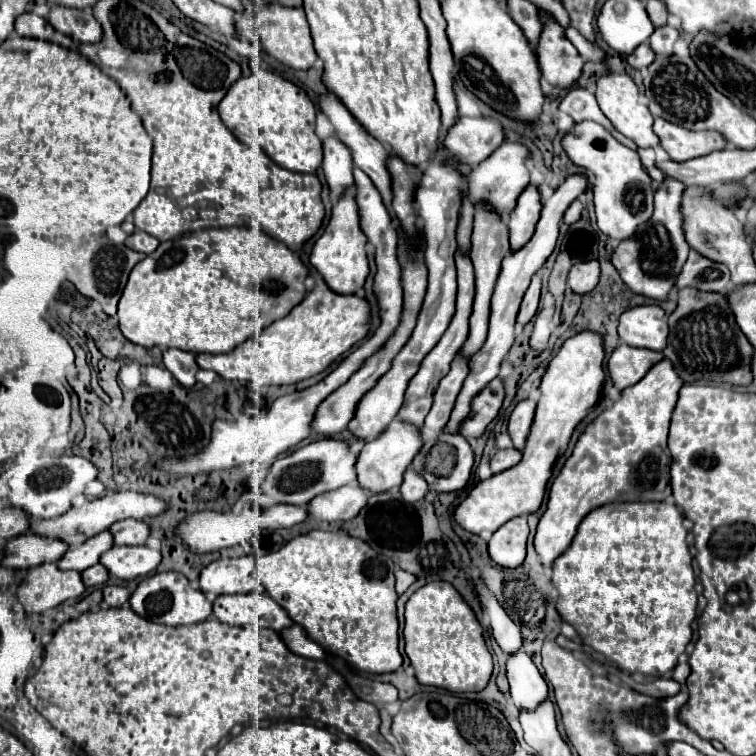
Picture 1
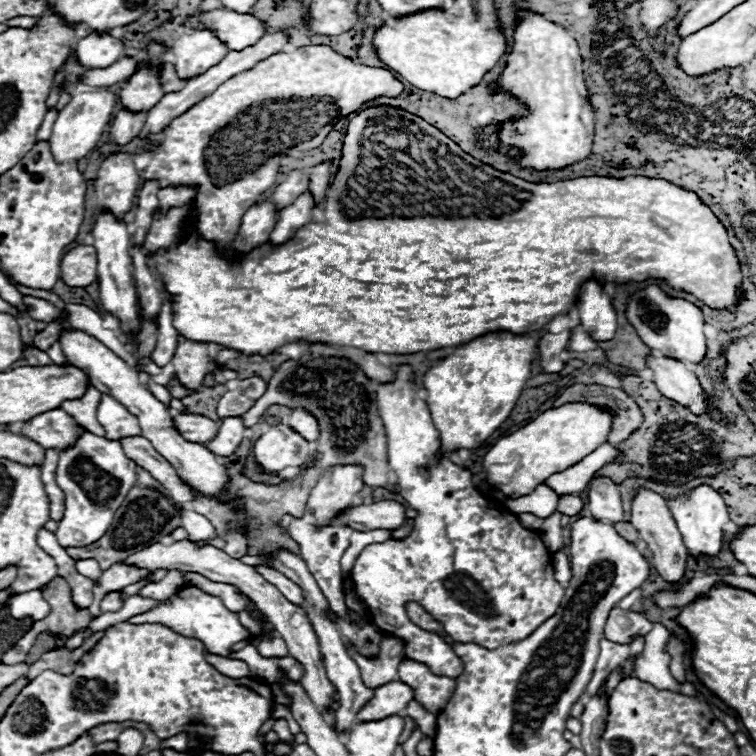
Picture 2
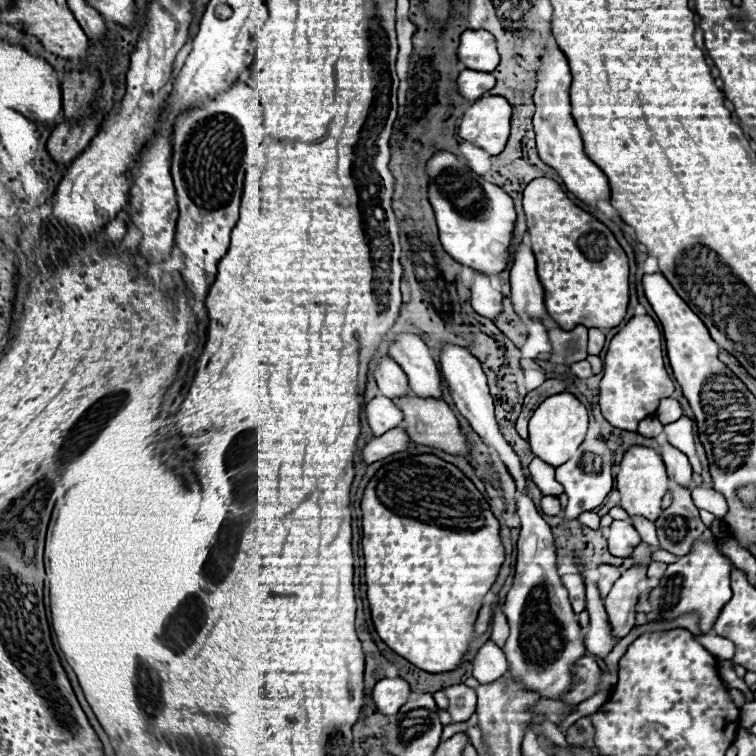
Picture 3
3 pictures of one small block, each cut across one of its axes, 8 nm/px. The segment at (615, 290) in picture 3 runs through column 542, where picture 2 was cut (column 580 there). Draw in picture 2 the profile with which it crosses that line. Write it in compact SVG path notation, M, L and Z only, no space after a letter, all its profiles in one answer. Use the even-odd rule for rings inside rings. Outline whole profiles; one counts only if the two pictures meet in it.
M386 104L358 110L358 114L350 120L342 144L342 158L338 162L338 170L326 190L324 222L308 224L304 230L306 232L302 232L300 228L292 240L276 248L264 244L252 250L248 258L236 264L228 264L226 258L218 258L212 250L212 244L198 240L194 232L178 234L170 250L166 252L160 250L158 254L152 256L158 264L166 290L176 300L174 324L178 332L182 336L188 336L190 340L216 342L224 348L232 348L244 354L260 354L260 356L268 356L278 346L286 342L298 342L298 340L332 342L340 346L362 348L366 352L412 354L422 350L438 350L438 348L468 344L478 336L498 332L498 330L512 332L512 334L540 332L558 314L568 314L572 306L576 306L578 290L586 280L590 278L600 280L600 276L604 276L606 282L614 282L614 284L644 282L650 278L662 280L674 290L694 294L710 308L728 308L732 312L736 310L736 298L742 294L740 260L734 246L730 244L728 230L718 220L718 216L706 204L702 204L696 192L684 190L682 186L676 186L662 178L646 178L646 176L626 176L626 178L588 176L576 180L562 180L554 184L532 184L512 174L498 172L488 164L482 164L480 160L466 154L458 144L454 144L448 136L444 136L438 128L434 128L420 116Z

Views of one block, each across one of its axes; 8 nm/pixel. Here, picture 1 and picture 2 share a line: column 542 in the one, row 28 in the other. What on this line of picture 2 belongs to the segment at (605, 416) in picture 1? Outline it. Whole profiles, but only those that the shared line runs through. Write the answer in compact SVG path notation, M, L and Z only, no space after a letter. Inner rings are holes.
M516 10L518 24L512 34L512 50L506 56L506 68L502 70L500 78L488 84L488 90L492 94L504 92L516 102L526 106L524 116L518 122L504 122L500 128L496 124L482 128L484 136L484 148L490 146L490 136L498 132L498 138L502 142L500 154L506 154L512 146L516 146L522 152L522 158L518 160L520 166L532 168L532 170L556 170L556 168L566 168L574 162L584 160L592 152L592 142L594 142L594 108L588 98L588 88L584 82L584 70L582 70L582 56L578 42L572 38L572 34L554 24L548 22L544 16L532 12L532 10Z

